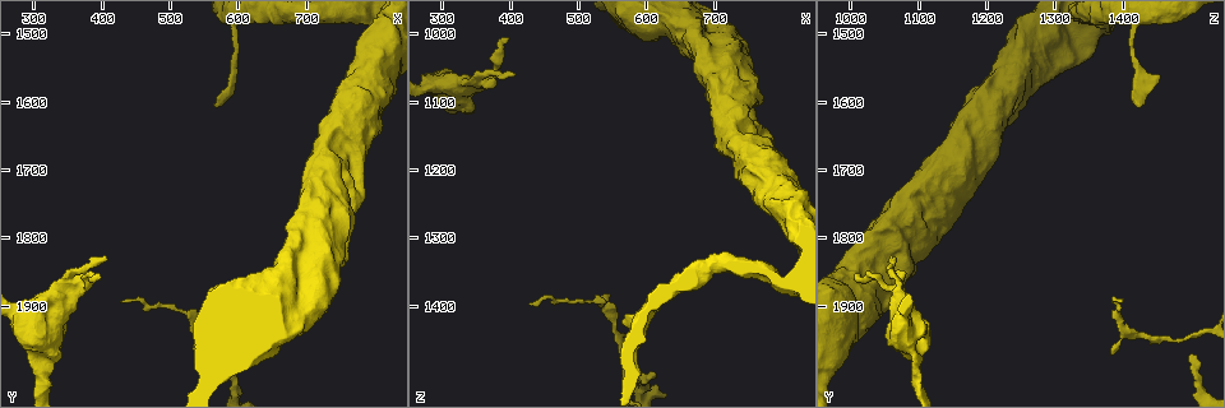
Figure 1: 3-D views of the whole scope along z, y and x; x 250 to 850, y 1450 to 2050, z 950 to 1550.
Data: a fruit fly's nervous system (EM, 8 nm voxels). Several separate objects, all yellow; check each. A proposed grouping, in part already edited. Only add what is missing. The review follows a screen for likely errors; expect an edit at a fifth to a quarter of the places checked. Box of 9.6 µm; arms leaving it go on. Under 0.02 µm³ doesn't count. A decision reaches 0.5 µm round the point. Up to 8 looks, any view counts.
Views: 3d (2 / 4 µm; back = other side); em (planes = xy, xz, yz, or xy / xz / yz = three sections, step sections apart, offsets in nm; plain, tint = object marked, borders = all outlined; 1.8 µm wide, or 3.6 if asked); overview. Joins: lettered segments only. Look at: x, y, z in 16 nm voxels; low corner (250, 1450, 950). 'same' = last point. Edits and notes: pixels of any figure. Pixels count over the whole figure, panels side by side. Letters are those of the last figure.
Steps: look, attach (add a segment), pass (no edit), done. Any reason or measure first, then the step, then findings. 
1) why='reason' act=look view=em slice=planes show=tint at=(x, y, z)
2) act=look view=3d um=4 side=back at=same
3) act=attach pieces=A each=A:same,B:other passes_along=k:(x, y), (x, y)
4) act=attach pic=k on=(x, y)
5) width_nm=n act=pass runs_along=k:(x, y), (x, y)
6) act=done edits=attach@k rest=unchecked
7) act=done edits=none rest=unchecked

act=look view=3d um=2 at=(595, 1565, 1455)

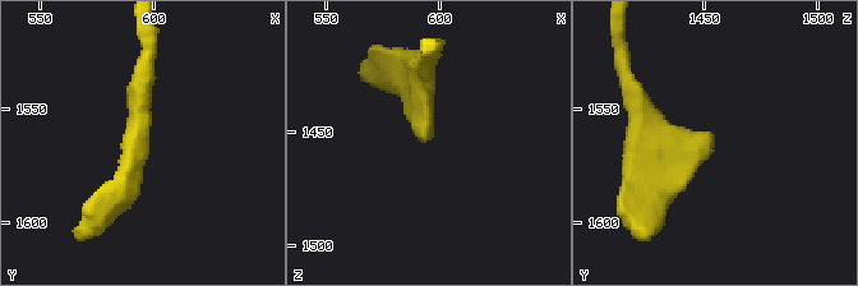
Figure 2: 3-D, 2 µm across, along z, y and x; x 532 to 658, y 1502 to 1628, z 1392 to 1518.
act=look view=em slice=yz step=16 show=tint at=(597, 1565, 1452)

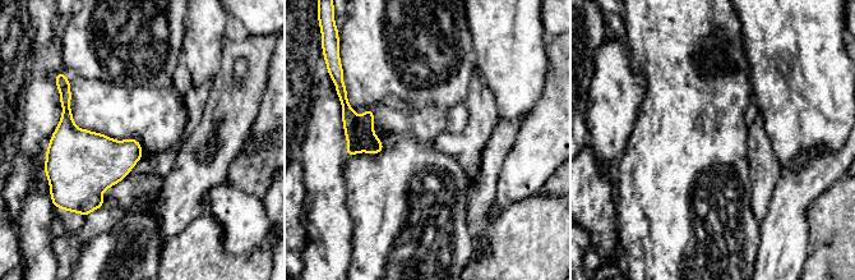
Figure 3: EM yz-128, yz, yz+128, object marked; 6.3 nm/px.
act=look view=em slice=planes show=borders at=same

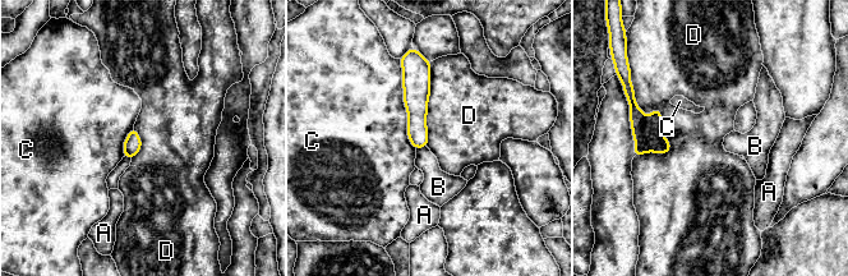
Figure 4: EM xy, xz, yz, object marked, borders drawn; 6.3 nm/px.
width_nm=110 act=pass each=A:other,B:other,C:other,D:other border=4:(635, 104), (659, 111), (666, 153) found='no lettered segment goes on from it'

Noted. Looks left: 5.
why='an open end' act=look view=em slice=planes show=tint at=(610, 1975, 1495)

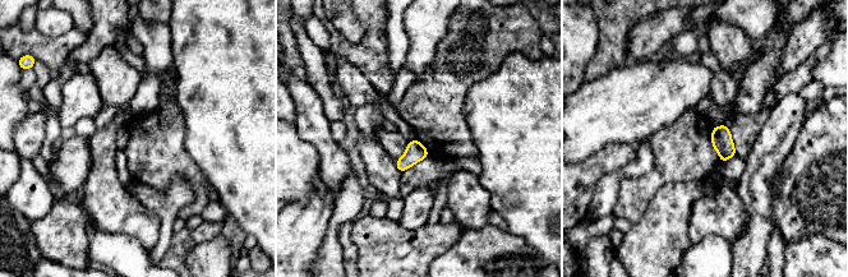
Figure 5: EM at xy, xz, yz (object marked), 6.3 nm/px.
act=look view=em slice=planes show=borders at=same

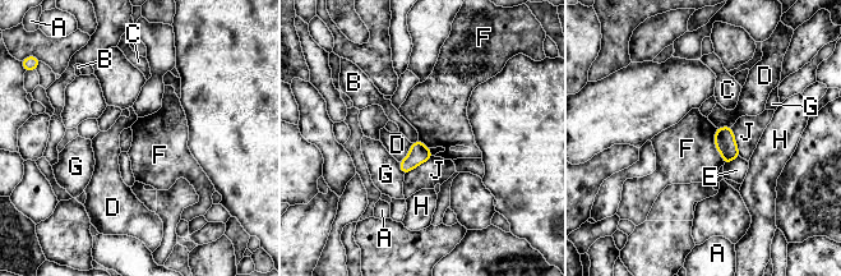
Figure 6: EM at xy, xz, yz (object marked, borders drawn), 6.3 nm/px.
act=pass each=A:other,B:other,C:other,D:other,E:other,F:other,G:other,H:other,J:other border=6:(716, 128), (715, 147), (724, 164) found='no lettered segment goes on from it'

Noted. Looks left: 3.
why='branch stops here' act=look view=3d um=4 at=(355, 1845, 1060)

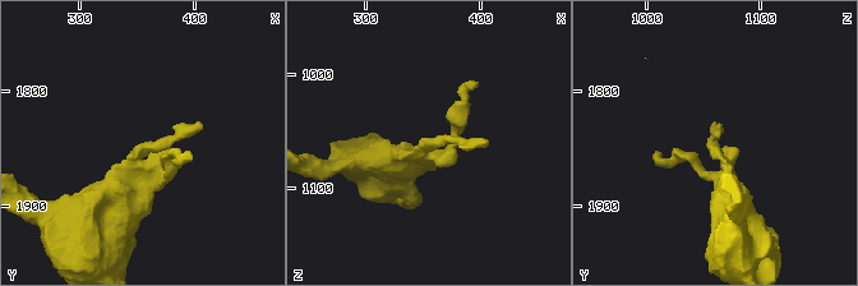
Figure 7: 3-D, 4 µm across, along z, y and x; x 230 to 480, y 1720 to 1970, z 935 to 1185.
why='need the tissue' act=look view=em slice=yz step=8 show=borders at=(354, 1842, 1058)

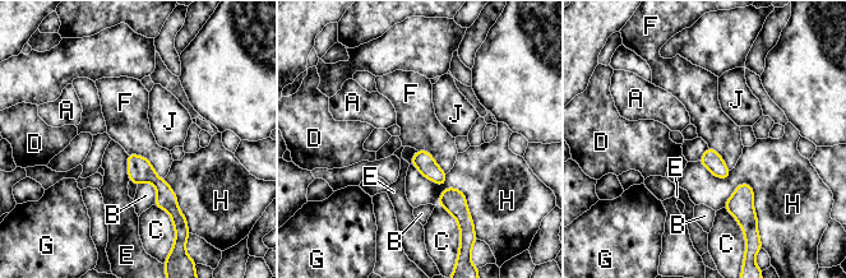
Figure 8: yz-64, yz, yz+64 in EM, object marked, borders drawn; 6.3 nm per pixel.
act=look view=em slice=planes show=borders at=same

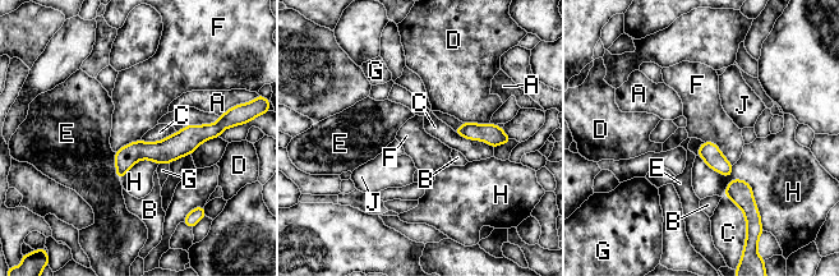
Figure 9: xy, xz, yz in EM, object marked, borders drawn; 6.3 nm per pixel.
width_nm=120 act=pass each=A:other,B:other,C:other,D:other,E:other,F:other,G:other,H:other,J:other found='none of them fits'

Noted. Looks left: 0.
act=done edits=none rest=unchecked

